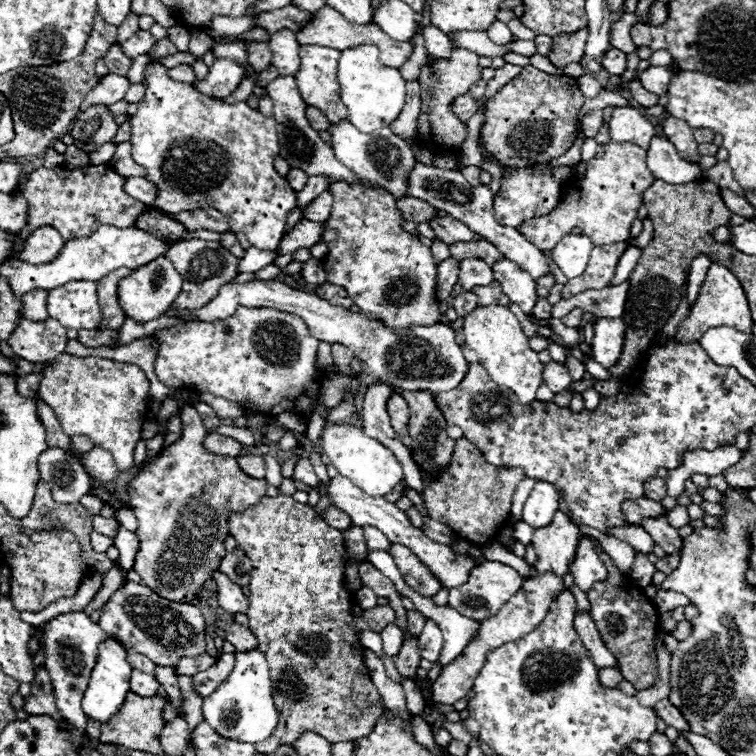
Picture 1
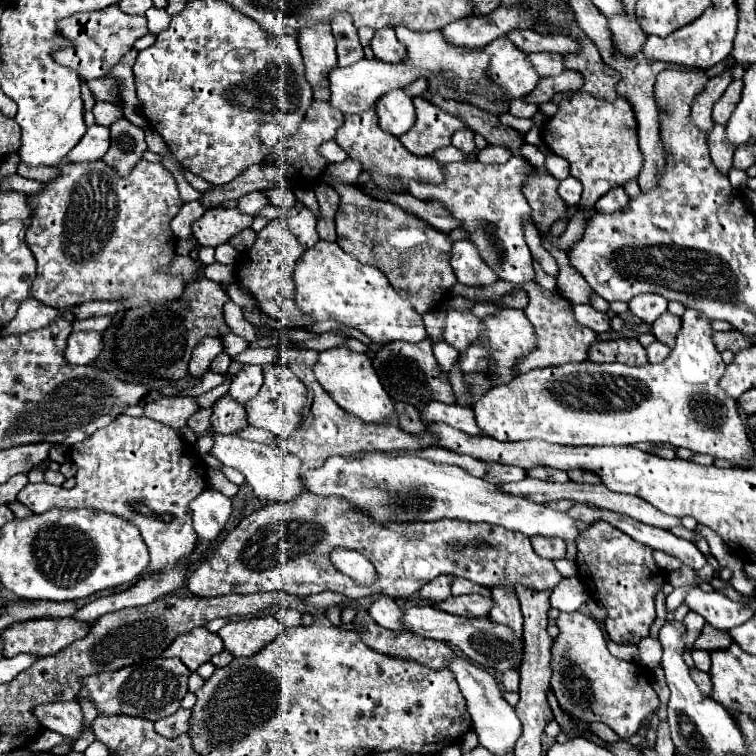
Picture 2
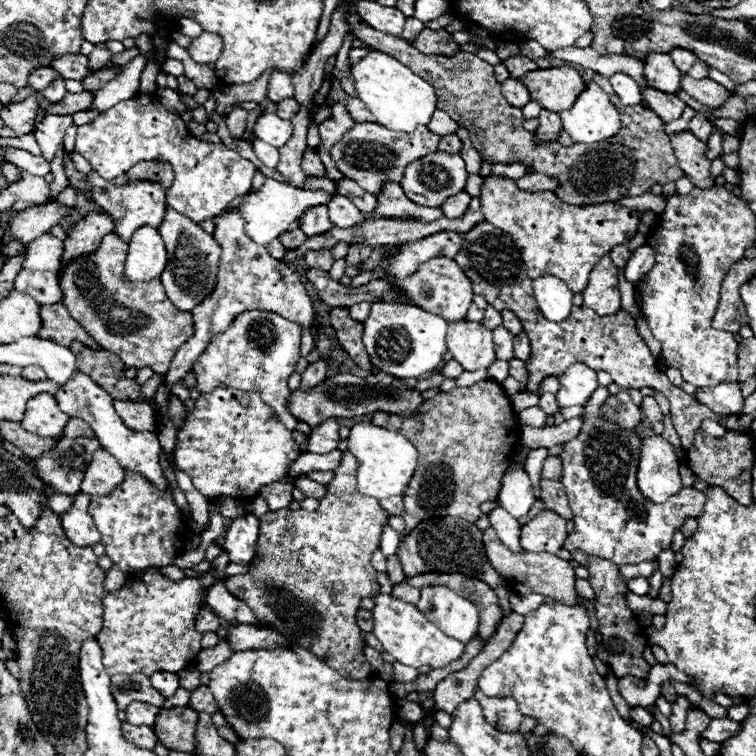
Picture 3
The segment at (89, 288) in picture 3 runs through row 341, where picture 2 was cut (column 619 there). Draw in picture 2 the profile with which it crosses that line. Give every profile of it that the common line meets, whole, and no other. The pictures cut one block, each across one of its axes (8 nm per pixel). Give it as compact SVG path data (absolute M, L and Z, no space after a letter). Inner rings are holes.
M588 92L570 94L568 98L564 98L560 102L560 110L556 112L556 116L546 120L546 124L542 128L542 140L546 142L550 152L554 152L570 162L570 176L574 176L582 182L584 192L582 192L582 200L580 200L578 208L580 208L580 212L588 214L586 218L592 216L592 210L594 210L594 204L598 202L598 198L602 198L612 188L624 186L628 180L638 178L642 164L644 164L644 156L638 146L636 116L634 116L632 104L628 100L624 100L622 96L618 96L614 102L606 102L602 98L590 96Z

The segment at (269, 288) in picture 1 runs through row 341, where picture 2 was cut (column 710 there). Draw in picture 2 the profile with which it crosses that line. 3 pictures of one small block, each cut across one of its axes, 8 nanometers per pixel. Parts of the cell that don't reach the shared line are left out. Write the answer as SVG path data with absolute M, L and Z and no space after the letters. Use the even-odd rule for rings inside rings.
M686 308L684 316L682 316L682 328L680 328L678 338L676 338L676 346L672 348L670 356L660 364L650 364L648 362L644 366L624 366L620 362L601 364L584 360L580 364L564 364L564 366L556 366L556 368L536 368L536 370L526 372L526 374L520 374L520 376L516 376L516 380L512 380L512 384L504 384L500 388L490 388L486 392L486 396L482 396L476 402L476 406L472 406L478 428L482 432L486 432L488 436L494 436L496 440L512 440L512 442L538 438L538 440L546 440L546 442L552 442L552 444L564 444L564 446L568 446L570 442L588 442L586 446L610 446L610 444L614 444L614 446L632 446L632 444L638 444L638 442L654 442L654 444L666 444L666 446L670 444L670 446L676 446L676 448L694 450L698 454L710 454L714 458L728 458L734 466L744 466L744 460L750 456L746 430L744 430L744 420L740 418L740 414L736 410L736 400L728 398L728 394L722 388L718 388L718 380L724 374L726 364L722 362L722 356L714 346L712 334L714 334L712 322L704 312L698 312L694 308Z

